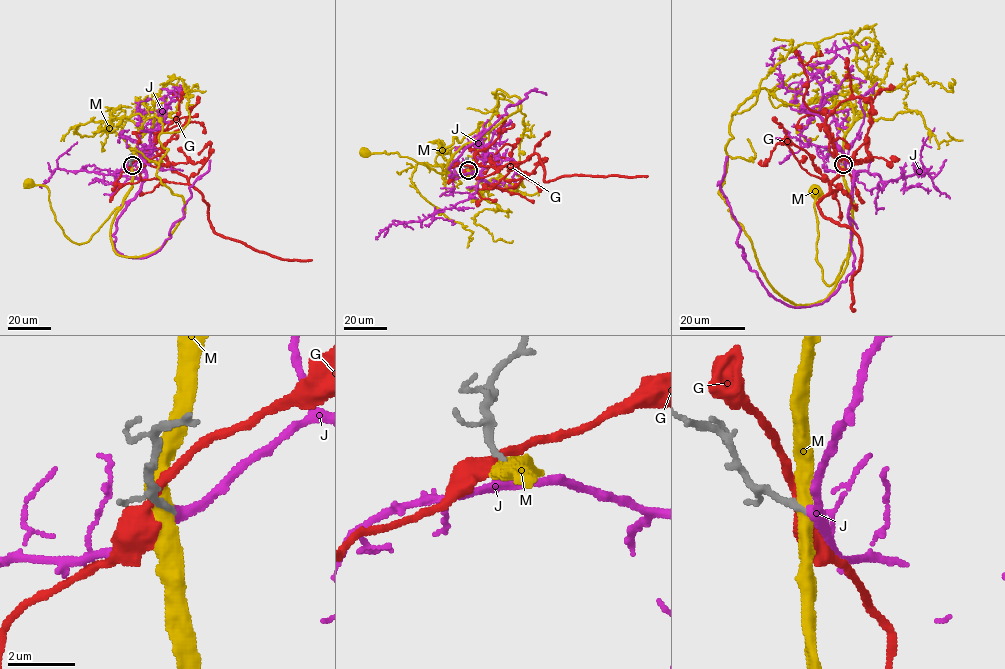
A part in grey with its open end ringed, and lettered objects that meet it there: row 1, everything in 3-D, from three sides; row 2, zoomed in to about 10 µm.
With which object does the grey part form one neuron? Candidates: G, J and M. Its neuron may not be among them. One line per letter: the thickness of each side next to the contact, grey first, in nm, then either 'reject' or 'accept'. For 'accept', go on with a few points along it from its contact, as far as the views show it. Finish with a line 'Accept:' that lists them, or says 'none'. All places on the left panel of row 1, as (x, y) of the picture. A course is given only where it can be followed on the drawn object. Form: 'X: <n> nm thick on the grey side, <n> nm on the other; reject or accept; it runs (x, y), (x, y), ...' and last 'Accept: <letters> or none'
G: 180 nm thick on the grey side, 320 nm on the other; reject
J: 200 nm thick on the grey side, 320 nm on the other; accept; it runs (132, 165), (143, 161), (145, 180), (113, 244), (142, 258), (170, 237), (210, 160)
M: 220 nm thick on the grey side, 480 nm on the other; reject
Accept: J

